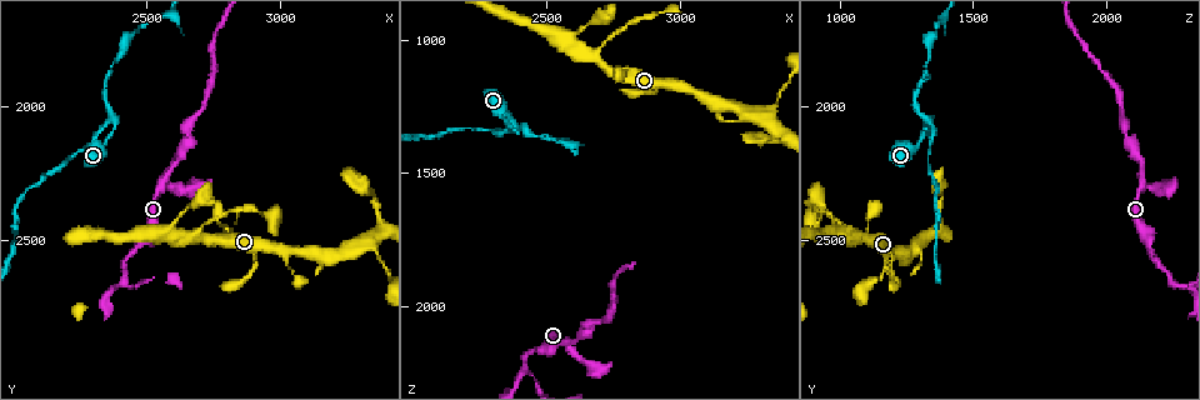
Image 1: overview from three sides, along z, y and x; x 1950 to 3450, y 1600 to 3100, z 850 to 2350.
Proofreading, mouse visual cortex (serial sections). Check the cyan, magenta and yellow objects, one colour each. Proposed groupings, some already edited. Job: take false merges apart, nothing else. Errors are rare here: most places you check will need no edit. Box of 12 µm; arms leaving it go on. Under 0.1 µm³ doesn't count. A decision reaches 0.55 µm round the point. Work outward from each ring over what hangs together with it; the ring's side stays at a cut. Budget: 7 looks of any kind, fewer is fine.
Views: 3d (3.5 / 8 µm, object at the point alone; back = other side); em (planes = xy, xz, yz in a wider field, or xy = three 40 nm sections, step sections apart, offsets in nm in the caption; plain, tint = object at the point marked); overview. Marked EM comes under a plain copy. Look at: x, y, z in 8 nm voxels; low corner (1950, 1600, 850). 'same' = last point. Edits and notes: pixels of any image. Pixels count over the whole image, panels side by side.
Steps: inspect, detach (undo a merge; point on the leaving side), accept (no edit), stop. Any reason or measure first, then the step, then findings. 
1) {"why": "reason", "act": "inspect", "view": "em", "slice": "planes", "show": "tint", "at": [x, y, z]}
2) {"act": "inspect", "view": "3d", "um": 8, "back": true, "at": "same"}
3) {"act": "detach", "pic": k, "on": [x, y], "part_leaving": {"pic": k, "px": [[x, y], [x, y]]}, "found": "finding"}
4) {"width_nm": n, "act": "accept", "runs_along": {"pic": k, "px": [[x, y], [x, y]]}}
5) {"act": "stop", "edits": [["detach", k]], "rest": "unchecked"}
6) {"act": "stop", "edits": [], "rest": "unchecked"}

{"why": "abrupt turn", "act": "inspect", "view": "3d", "um": 3.5, "at": [2380, 2050, 1330]}

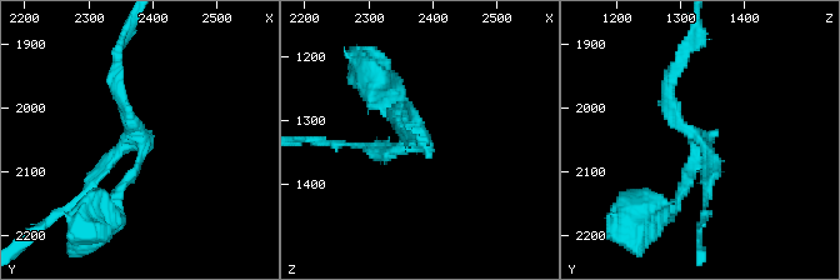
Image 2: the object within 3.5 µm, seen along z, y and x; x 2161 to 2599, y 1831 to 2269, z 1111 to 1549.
{"why": "shape alone is not enough", "act": "inspect", "view": "em", "slice": "planes", "show": "tint", "at": [2380, 2060, 1340]}

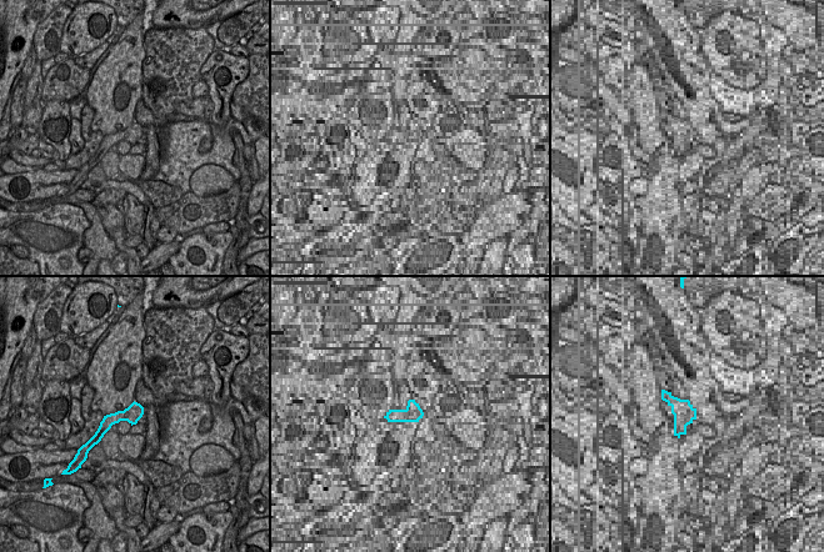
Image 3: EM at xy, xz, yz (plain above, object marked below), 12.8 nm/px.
{"why": "cut it another way", "act": "inspect", "view": "em", "slice": "xy", "step": 5, "show": "tint", "at": "same"}

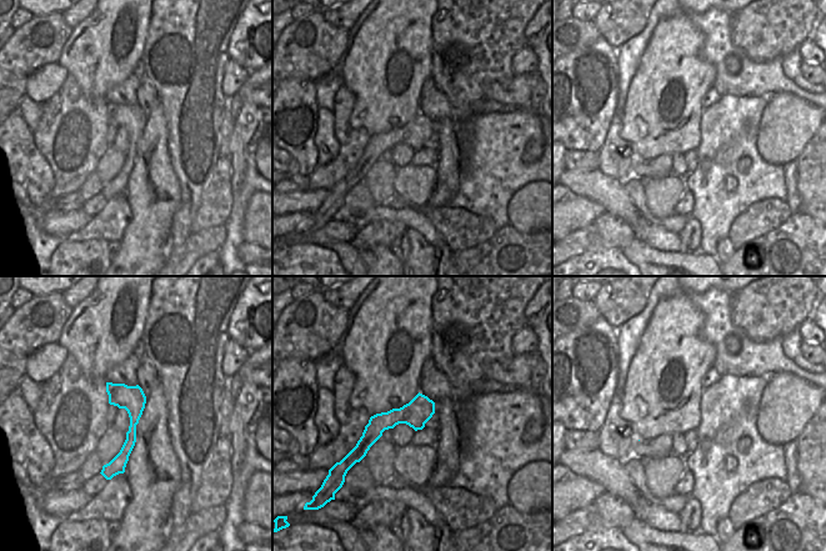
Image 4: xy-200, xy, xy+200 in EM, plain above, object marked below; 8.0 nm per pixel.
{"act": "accept", "runs_along": {"pic": 4, "px": [[136, 389], [131, 439], [110, 472]]}, "found": "one cell here"}

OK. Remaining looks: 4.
{"act": "inspect", "view": "3d", "um": 3.5, "at": [2410, 2670, 2250]}

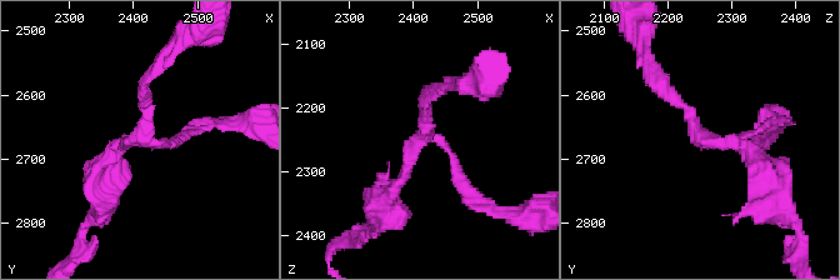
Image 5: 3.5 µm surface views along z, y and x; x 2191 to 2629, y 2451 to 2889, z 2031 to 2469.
{"act": "inspect", "view": "em", "slice": "xy", "step": 1, "show": "tint", "at": [2410, 2660, 2250]}

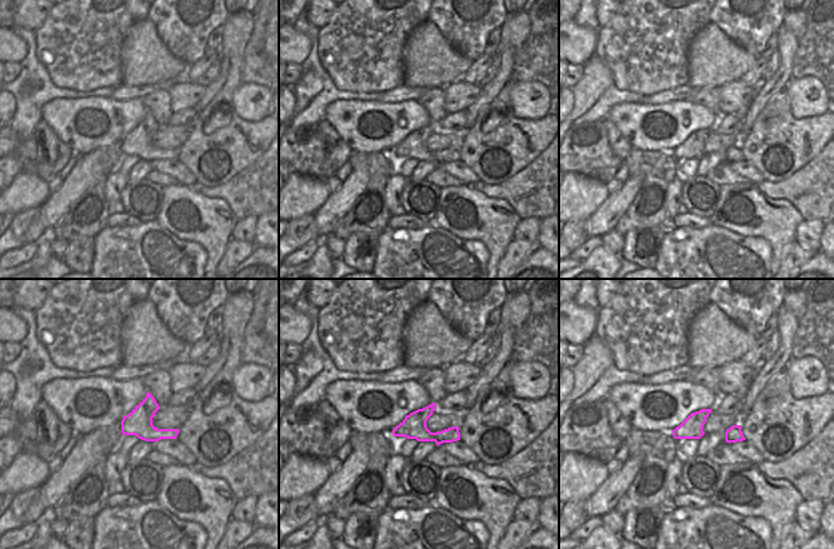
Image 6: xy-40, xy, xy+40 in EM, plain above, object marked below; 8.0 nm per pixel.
{"arms": 3, "arm_widths_nm": [150, 150, 150], "act": "accept", "runs_along": {"pic": 5, "px": [[646, 71], [704, 140], [749, 148], [761, 163]]}, "found": "one cell here"}

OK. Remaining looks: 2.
{"act": "inspect", "view": "3d", "um": 3.5, "at": [2670, 2480, 1060]}

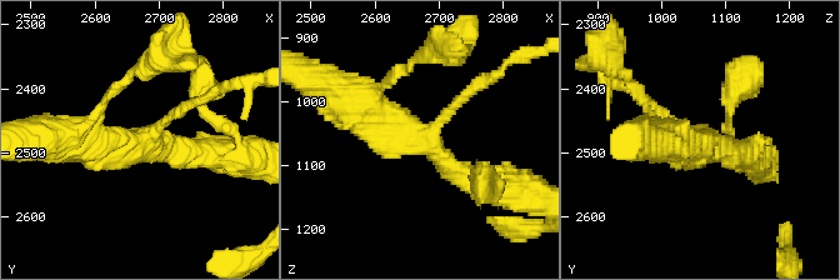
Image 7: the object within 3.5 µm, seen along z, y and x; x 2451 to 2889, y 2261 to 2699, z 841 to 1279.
{"arms": 3, "arm_widths_nm": [150, 350, 450], "act": "inspect", "view": "em", "slice": "xy", "step": 1, "show": "tint", "at": [2680, 2480, 1065]}

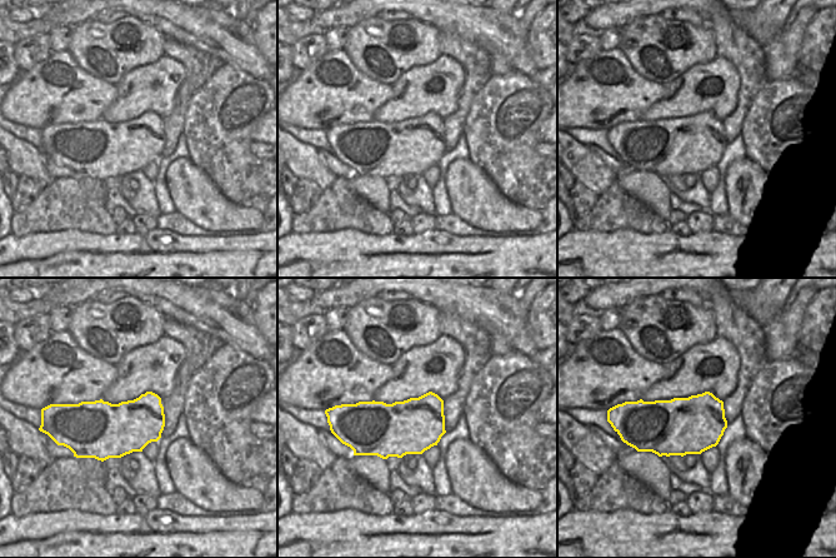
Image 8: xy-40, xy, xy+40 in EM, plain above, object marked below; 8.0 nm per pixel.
{"width_nm": 440, "act": "accept", "runs_along": {"pic": 7, "px": [[490, 189], [353, 106]]}, "found": "continuous, no second cell"}

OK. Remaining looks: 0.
{"act": "stop", "edits": [], "rest": "unchecked"}

